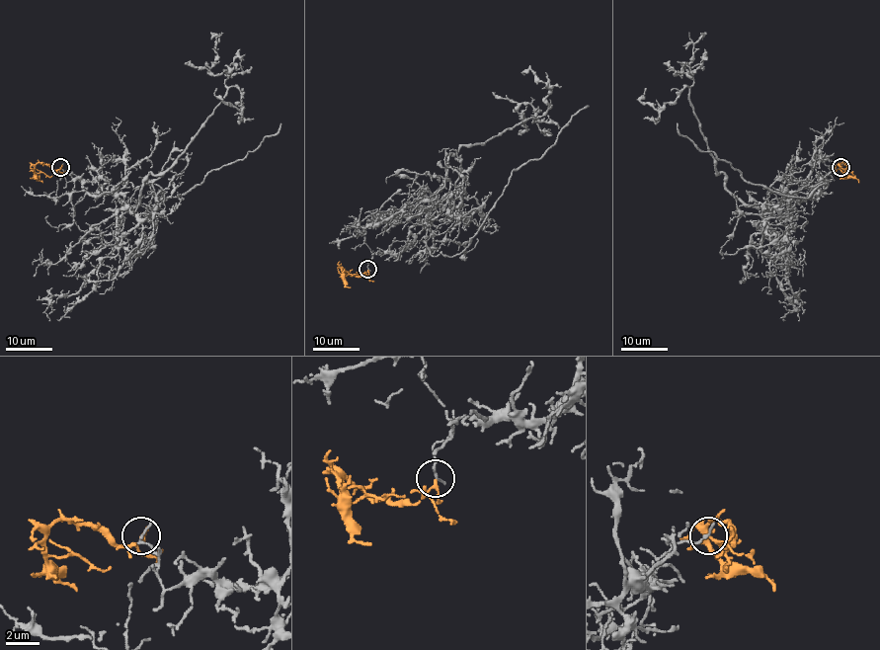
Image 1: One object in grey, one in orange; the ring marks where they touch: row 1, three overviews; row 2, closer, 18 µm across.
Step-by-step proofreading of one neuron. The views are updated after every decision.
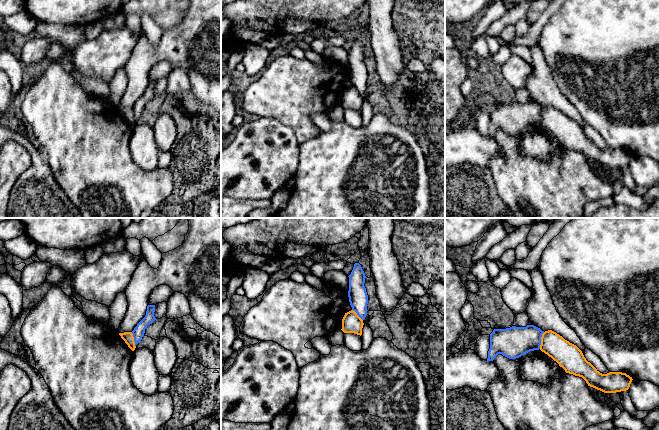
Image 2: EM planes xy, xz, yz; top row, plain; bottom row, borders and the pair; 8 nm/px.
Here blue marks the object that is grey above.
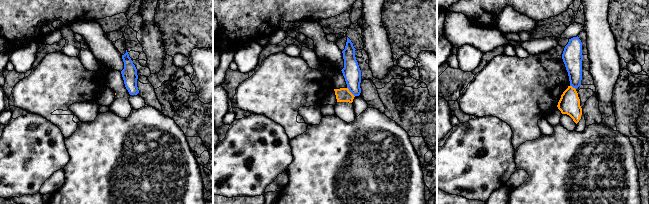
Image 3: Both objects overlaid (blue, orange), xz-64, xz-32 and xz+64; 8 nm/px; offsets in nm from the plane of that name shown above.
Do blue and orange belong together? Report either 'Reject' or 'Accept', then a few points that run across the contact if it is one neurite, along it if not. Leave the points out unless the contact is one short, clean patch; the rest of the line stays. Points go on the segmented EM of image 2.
Reject. Line: yz (544, 332), (539, 348)

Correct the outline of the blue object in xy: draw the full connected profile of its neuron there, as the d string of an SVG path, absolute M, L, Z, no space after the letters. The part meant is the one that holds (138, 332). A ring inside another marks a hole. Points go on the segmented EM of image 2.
M148 305L145 317L137 324L137 326L132 331L135 346L141 342L147 326L152 324L156 320L154 312L155 305Z

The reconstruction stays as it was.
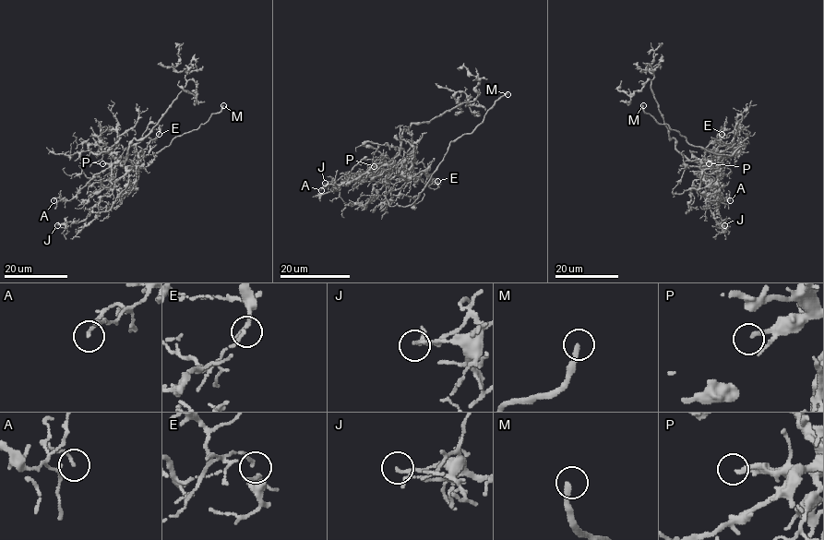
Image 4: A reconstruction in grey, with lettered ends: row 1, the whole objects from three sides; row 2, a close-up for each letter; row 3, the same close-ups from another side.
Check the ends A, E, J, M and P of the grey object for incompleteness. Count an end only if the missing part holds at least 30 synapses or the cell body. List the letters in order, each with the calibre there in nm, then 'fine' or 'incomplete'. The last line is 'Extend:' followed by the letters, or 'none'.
A: calibre 130 nm; fine
E: calibre 130 nm; fine
J: calibre 90 nm; fine
M: calibre 280 nm; incomplete
P: calibre 200 nm; incomplete
Extend: M, P

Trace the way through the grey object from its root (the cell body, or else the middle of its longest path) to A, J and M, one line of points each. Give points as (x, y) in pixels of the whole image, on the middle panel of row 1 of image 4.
A: (388, 172), (388, 163), (379, 160), (361, 160), (346, 176), (333, 181), (321, 190)
J: (388, 172), (400, 162), (375, 177), (361, 175), (347, 184), (325, 183)
M: (388, 172), (386, 198), (389, 205), (411, 205), (449, 144), (471, 133), (494, 102), (507, 94)

